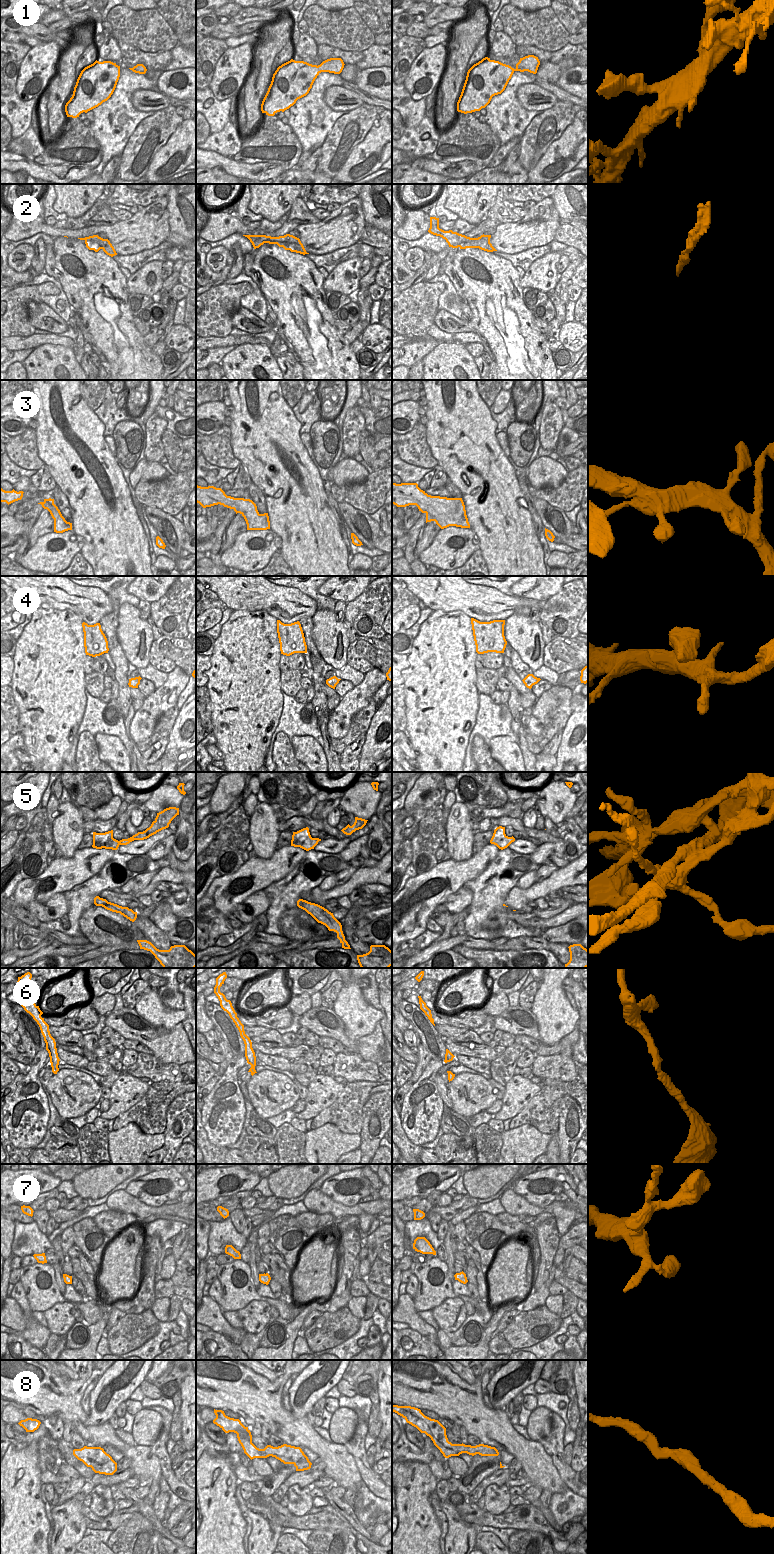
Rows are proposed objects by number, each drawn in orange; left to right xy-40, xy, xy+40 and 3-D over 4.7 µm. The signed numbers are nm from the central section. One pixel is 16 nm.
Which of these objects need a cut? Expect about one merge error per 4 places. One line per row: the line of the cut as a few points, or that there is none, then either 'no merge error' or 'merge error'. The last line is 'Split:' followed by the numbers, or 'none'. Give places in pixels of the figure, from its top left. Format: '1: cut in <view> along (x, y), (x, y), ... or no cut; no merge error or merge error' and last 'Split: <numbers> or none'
1: no cut; no merge error
2: no cut; no merge error
3: no cut; no merge error
4: no cut; no merge error
5: cut in xy-40 along (117, 840), (115, 843), (116, 849); merge error
6: no cut; no merge error
7: no cut; no merge error
8: no cut; no merge error
Split: 5

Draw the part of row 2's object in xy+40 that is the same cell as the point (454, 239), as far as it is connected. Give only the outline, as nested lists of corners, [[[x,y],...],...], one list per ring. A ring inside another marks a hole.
[[[430,217],[429,233],[440,236],[446,240],[449,247],[452,248],[479,248],[487,252],[497,251],[490,243],[491,235],[481,235],[478,238],[470,238],[465,235],[453,232],[452,230],[444,231],[439,228],[439,218]]]

